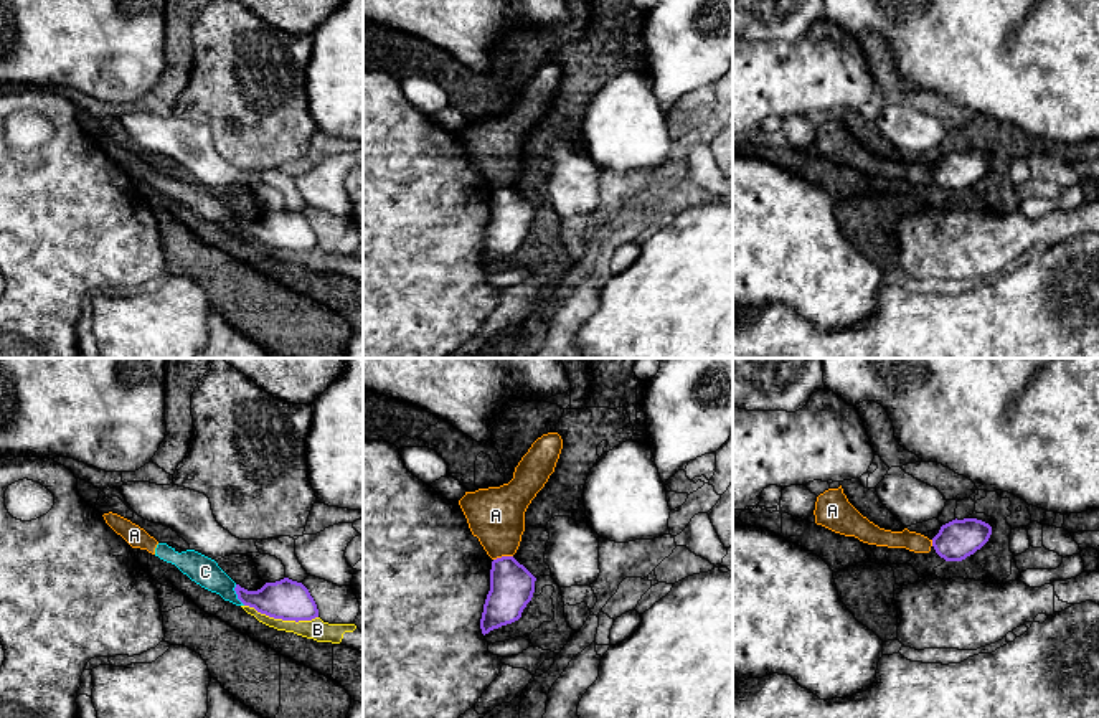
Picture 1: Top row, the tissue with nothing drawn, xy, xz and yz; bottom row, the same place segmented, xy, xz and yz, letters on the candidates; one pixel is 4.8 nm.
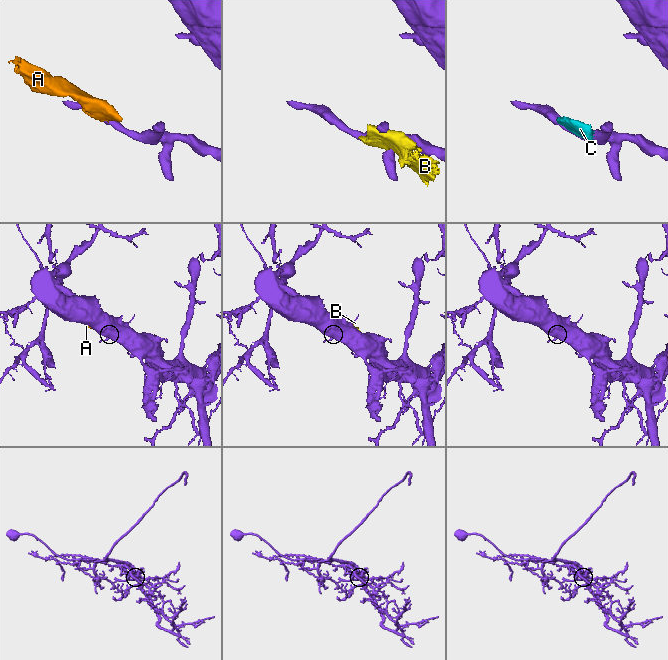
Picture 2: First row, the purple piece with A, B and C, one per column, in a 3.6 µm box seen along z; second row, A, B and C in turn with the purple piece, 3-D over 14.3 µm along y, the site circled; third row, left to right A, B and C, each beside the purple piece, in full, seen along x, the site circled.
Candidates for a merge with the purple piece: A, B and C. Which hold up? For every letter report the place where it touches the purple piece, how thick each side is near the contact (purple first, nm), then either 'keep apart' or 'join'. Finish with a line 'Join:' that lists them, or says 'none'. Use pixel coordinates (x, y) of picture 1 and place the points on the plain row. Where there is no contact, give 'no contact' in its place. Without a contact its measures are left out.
A: contact xz (502, 187); calibres 220 and 280 nm; keep apart
B: contact xy (281, 248); calibres 200 and 100 nm; keep apart
C: contact xy (236, 223); calibres 200 and 140 nm; keep apart
Join: none

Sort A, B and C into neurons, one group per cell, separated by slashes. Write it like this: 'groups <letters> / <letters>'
groups A B C

